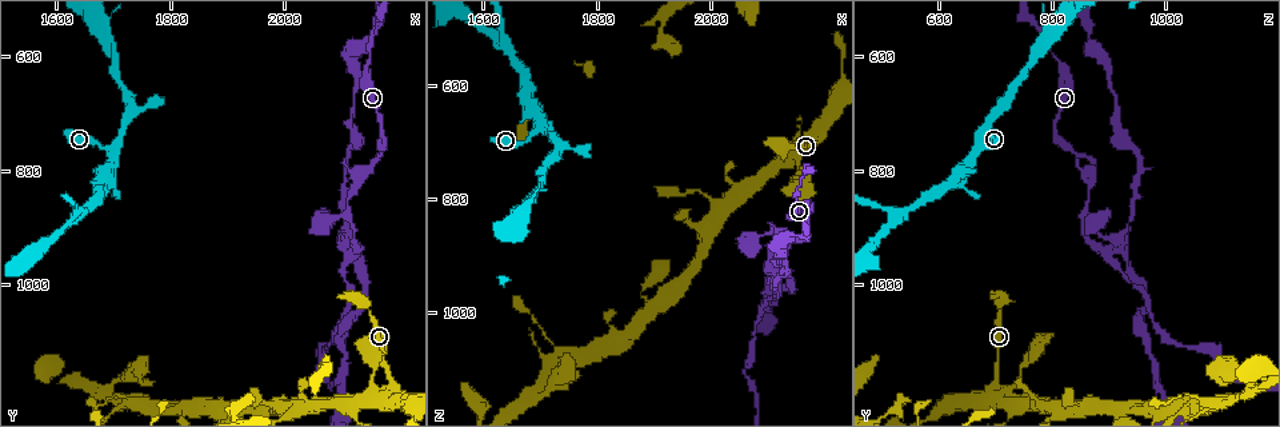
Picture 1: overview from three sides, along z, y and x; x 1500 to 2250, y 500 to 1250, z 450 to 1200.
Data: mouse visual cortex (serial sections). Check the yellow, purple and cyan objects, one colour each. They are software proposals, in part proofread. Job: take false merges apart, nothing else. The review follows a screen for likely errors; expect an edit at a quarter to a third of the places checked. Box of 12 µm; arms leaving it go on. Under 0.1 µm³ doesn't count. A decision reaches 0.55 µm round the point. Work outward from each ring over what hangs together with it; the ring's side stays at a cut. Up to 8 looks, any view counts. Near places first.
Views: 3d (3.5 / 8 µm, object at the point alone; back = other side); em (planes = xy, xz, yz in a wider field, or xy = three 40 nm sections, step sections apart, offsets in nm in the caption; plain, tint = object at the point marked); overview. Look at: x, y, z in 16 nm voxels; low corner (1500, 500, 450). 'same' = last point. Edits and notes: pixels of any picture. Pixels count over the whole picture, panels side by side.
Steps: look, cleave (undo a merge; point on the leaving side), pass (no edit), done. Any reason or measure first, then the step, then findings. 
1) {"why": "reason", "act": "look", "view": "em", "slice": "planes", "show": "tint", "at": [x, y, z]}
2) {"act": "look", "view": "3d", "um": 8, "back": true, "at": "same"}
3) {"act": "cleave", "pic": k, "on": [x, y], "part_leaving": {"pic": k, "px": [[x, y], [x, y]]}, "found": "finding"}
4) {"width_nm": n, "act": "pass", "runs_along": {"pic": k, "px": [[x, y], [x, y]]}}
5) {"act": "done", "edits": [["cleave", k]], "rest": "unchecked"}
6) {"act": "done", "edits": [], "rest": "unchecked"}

{"act": "look", "view": "3d", "um": 3.5, "at": [2185, 1175, 700]}

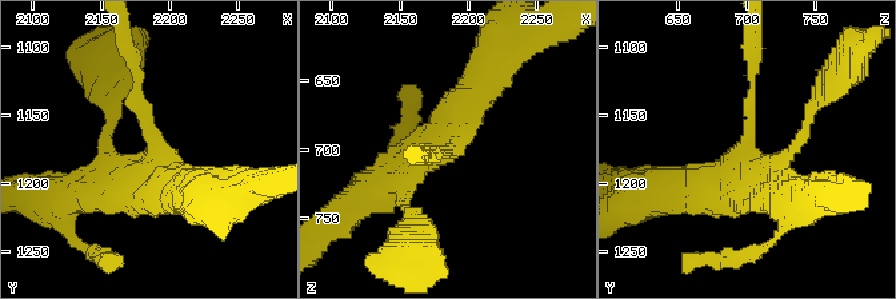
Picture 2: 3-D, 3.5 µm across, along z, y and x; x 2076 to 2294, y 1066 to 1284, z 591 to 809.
{"arms": 4, "arm_widths_nm": [100, 200, 400, 400], "act": "look", "view": "em", "slice": "xy", "step": 2, "show": "tint", "at": [2188, 1178, 700]}

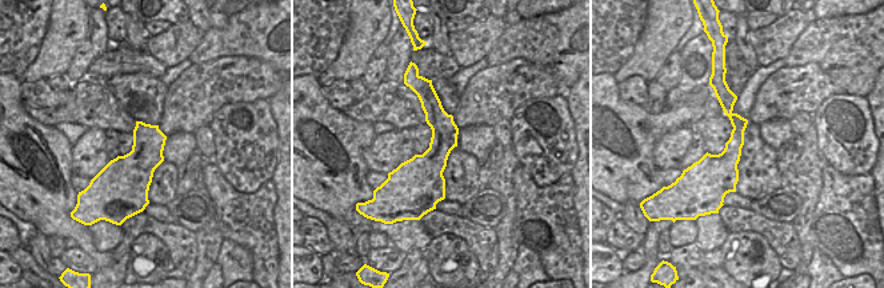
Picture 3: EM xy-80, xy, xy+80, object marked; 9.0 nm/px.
{"width_nm": 280, "act": "pass", "runs_along": {"pic": 3, "px": [[428, 90], [439, 120], [432, 202]]}, "found": "continuous, no second cell"}

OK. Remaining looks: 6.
{"why": "sharp bend", "act": "look", "view": "3d", "um": 8, "at": [2165, 775, 855]}

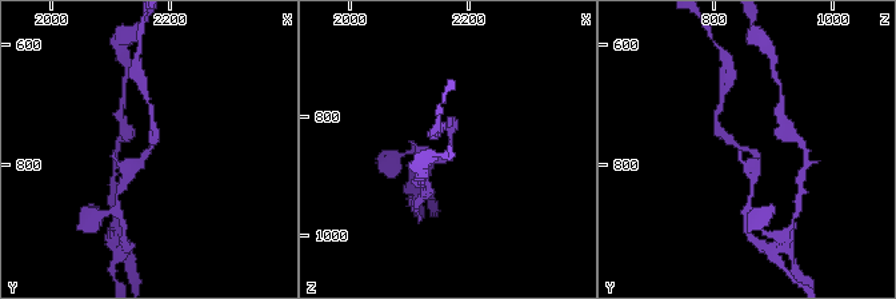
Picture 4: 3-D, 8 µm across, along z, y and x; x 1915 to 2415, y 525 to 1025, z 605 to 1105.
{"why": "zoom in", "act": "look", "view": "3d", "um": 3.5, "at": [2170, 780, 850]}

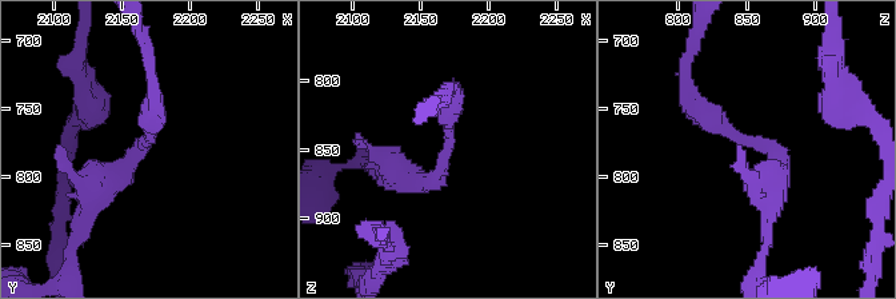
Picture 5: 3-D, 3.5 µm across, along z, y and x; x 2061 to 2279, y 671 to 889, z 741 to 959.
{"arm_widths_nm": [200, 300], "why": "shape alone is not enough", "act": "look", "view": "em", "slice": "xy", "step": 3, "show": "tint", "at": [2170, 772, 850]}

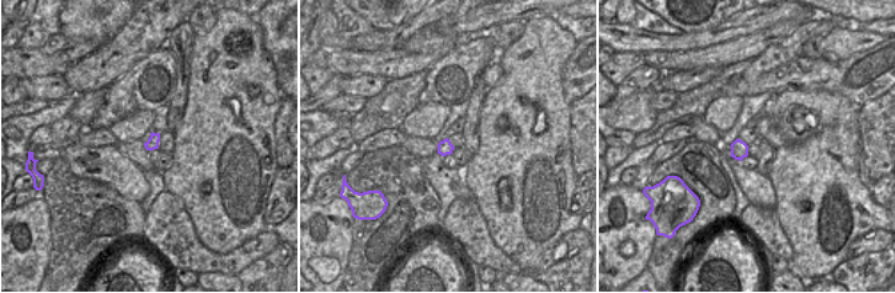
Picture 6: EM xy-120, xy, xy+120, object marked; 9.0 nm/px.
{"act": "pass", "runs_along": {"pic": 5, "px": [[687, 84], [711, 122], [779, 158], [772, 191]]}, "found": "one cell here"}

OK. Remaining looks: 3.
{"why": "four arms meet", "act": "look", "view": "3d", "um": 3.5, "at": [2110, 935, 910]}

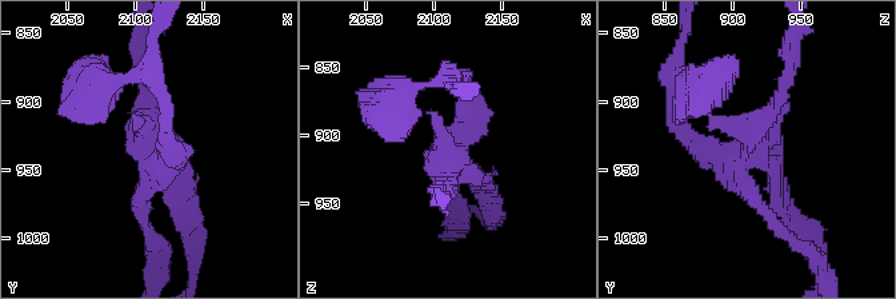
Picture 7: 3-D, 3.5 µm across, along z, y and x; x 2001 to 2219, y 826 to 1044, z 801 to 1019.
{"why": "now the EM", "act": "look", "view": "em", "slice": "planes", "show": "tint", "at": [2112, 938, 912]}

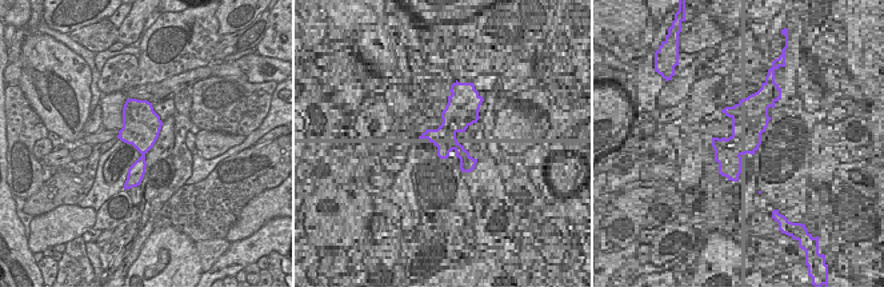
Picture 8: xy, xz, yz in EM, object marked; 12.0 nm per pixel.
{"why": "cut it another way", "act": "look", "view": "em", "slice": "xy", "step": 3, "show": "tint", "at": "same"}

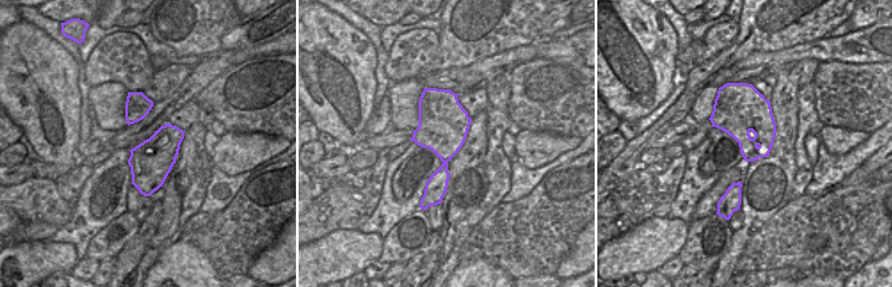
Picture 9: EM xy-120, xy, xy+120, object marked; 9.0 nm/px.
{"act": "cleave", "pic": 7, "on": [756, 115], "found": "a second cell is stuck on"}

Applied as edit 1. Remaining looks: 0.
{"act": "done", "edits": [["cleave", 7]], "rest": "unchecked"}

